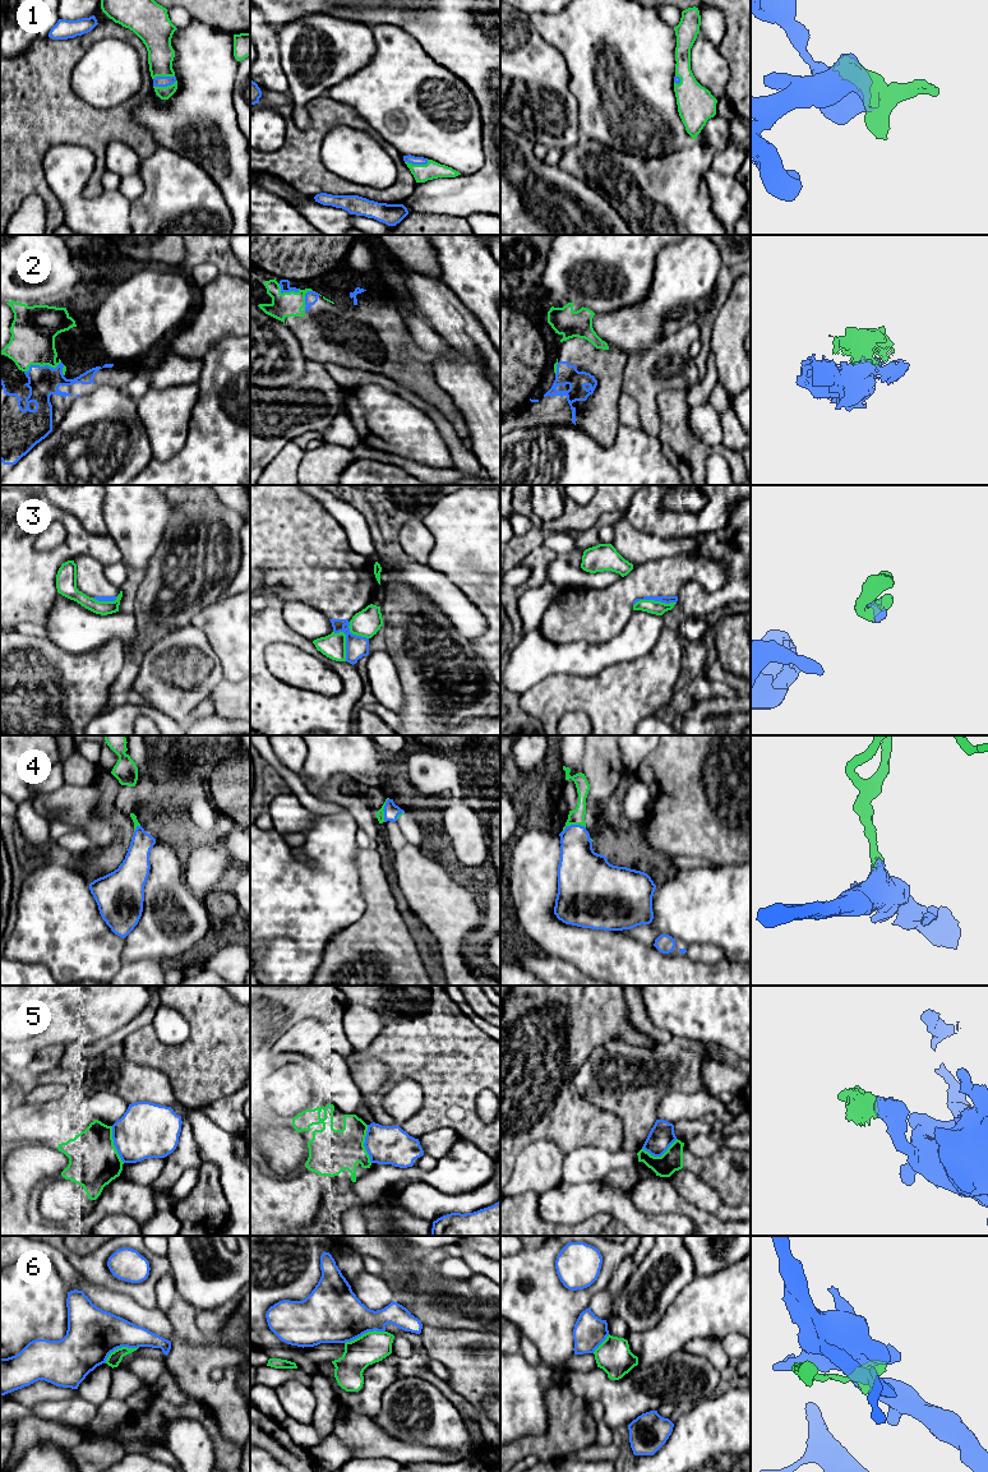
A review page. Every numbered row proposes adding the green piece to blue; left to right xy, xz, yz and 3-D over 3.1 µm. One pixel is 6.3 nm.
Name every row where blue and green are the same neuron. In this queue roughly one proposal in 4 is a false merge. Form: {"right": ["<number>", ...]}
{"right": ["1", "2", "4", "6"]}

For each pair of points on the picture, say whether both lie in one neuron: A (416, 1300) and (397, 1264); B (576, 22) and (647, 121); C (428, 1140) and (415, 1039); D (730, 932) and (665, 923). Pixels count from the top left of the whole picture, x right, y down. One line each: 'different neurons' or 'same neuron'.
A: same neuron
B: same neuron
C: different neurons
D: same neuron

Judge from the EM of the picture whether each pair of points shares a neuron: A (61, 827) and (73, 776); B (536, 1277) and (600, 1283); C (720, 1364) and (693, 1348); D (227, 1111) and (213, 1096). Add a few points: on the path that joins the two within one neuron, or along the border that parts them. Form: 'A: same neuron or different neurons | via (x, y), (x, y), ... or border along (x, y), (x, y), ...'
A: different neurons | border along (51, 821), (70, 824), (81, 831)
B: same neuron | via (552, 1292), (555, 1296), (585, 1295)
C: same neuron | via (714, 1357), (705, 1348), (700, 1348)
D: different neurons | border along (236, 1090), (202, 1108)

